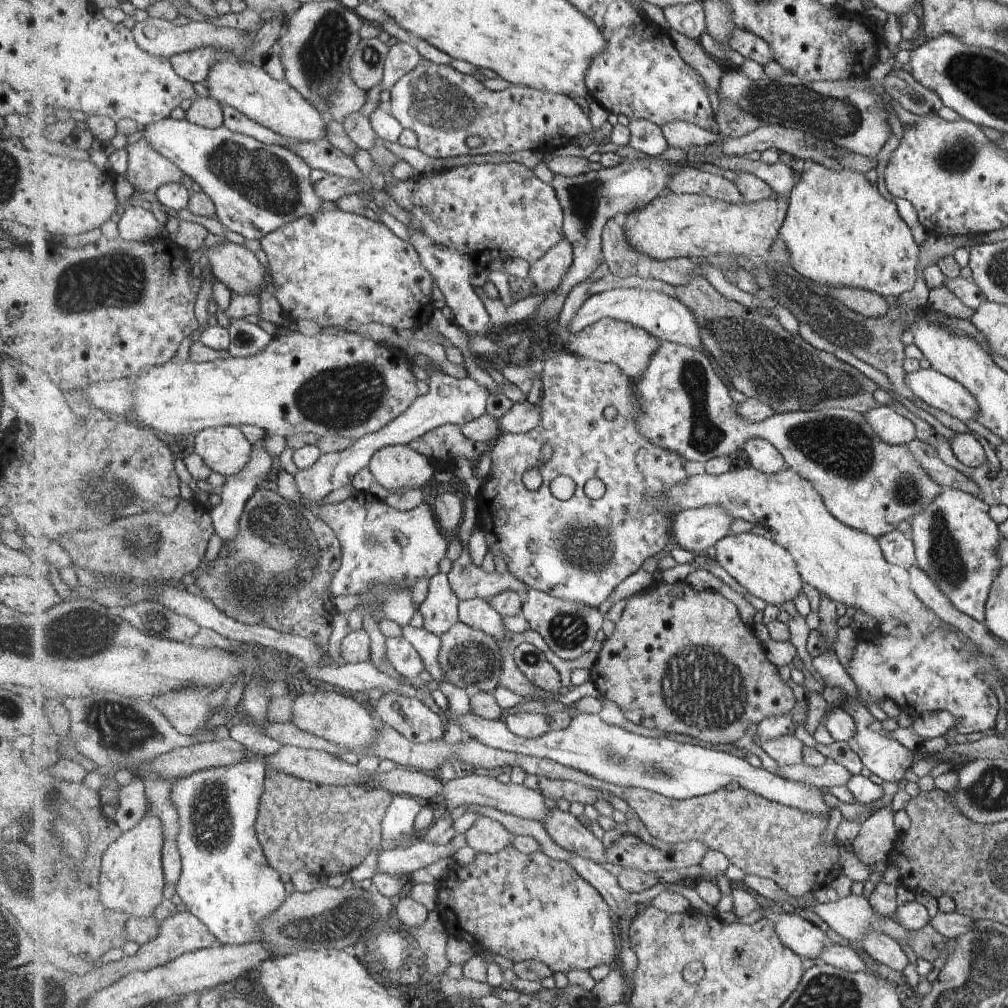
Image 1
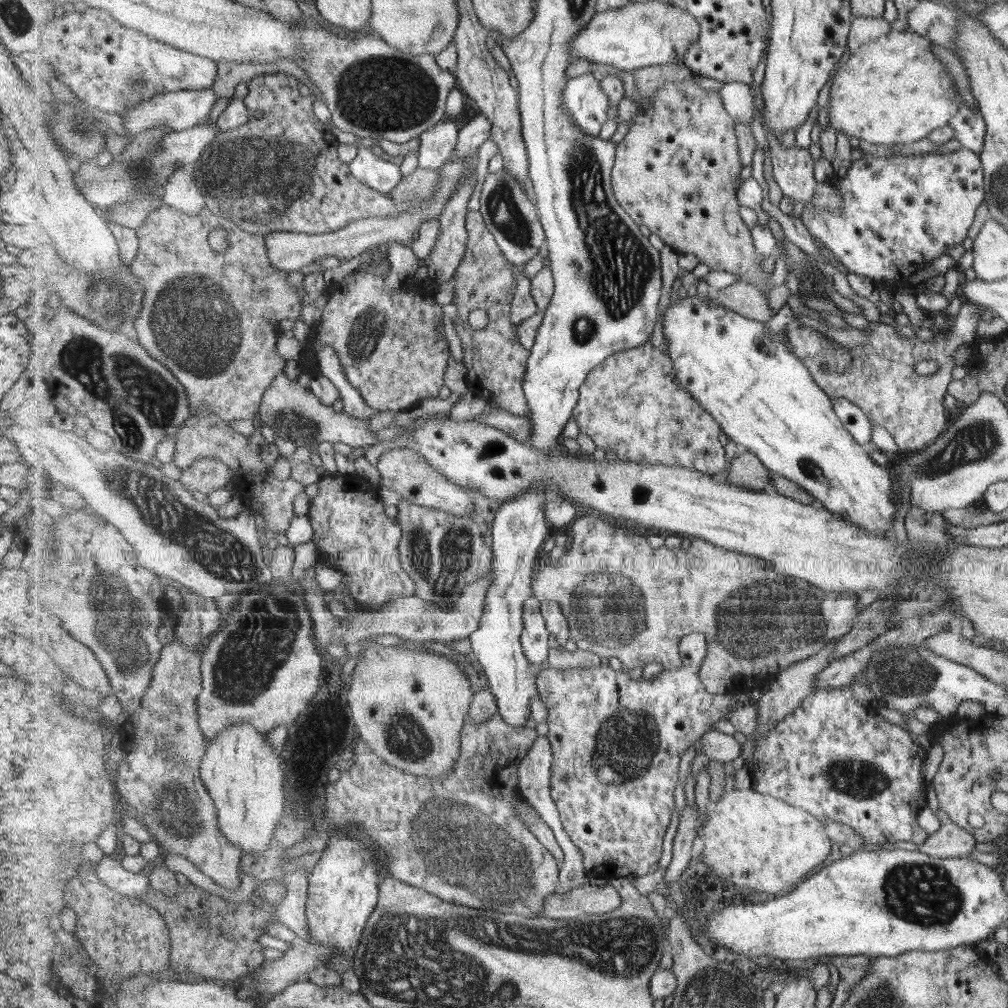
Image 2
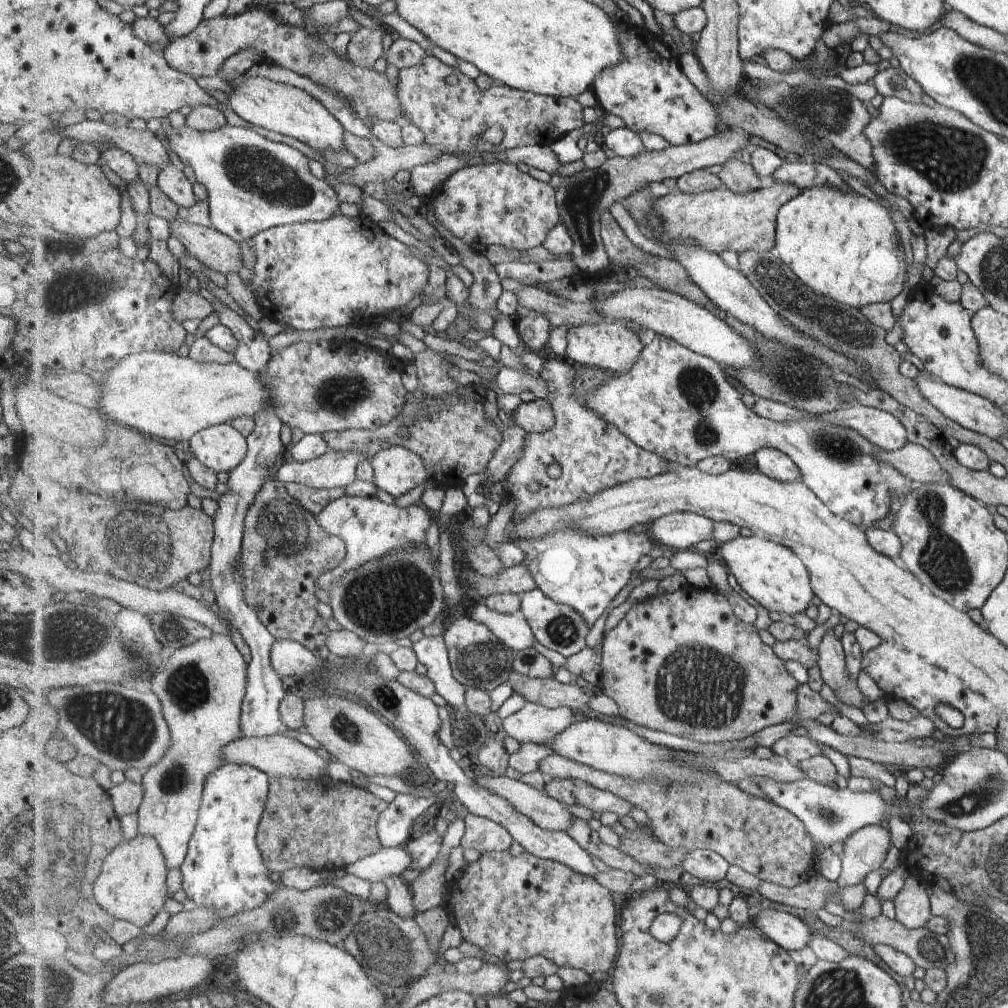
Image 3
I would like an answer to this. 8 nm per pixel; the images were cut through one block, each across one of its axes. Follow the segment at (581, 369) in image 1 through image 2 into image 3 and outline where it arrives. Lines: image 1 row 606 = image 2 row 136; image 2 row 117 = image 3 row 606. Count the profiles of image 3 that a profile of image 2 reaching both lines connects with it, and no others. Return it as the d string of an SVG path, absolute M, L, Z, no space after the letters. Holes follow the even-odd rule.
M649 527L603 536L591 536L579 530L559 531L531 540L513 540L524 553L522 561L535 578L535 584L549 598L575 608L593 626L617 594L631 582L639 560L647 556L656 543L649 536Z

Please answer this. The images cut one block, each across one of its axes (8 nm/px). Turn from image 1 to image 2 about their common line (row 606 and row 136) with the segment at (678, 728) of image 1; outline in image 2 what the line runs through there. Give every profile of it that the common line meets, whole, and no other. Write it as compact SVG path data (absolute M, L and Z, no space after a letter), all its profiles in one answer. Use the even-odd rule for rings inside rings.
M693 74L690 77L686 75L683 79L671 81L661 85L657 92L649 98L648 106L639 107L638 111L632 116L632 123L629 126L629 131L625 138L618 144L616 152L616 164L612 172L613 188L616 192L616 198L621 203L621 207L633 218L637 224L644 225L654 235L667 244L677 253L694 254L699 263L707 265L713 271L724 271L733 273L737 277L741 277L739 282L750 283L757 286L769 285L771 278L765 274L763 270L764 256L755 248L753 242L753 234L751 228L745 224L741 218L741 203L737 198L740 188L745 180L741 179L741 172L743 172L743 161L740 155L740 148L736 133L736 120L729 114L725 108L724 98L721 96L719 90L710 91L703 90L699 84L699 75Z

